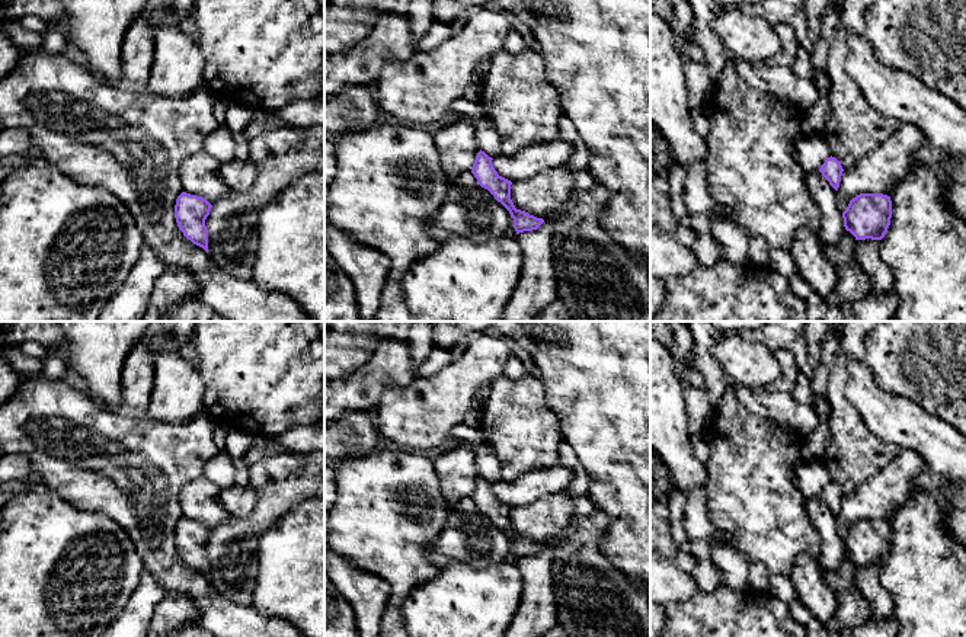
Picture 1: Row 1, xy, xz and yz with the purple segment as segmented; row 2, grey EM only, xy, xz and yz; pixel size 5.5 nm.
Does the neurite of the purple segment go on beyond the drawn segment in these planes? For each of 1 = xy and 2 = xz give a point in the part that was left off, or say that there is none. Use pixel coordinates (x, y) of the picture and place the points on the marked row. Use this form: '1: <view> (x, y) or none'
1: none
2: none

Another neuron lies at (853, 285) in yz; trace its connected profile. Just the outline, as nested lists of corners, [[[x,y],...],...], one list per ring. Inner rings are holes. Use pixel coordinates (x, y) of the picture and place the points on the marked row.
[[[845,230],[838,241],[822,243],[822,247],[838,275],[837,288],[826,301],[832,305],[855,305],[871,292],[869,278],[855,260],[855,237]]]

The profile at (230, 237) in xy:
[[[284,125],[265,131],[249,141],[249,160],[258,169],[255,186],[247,192],[233,195],[215,202],[205,220],[208,230],[208,255],[217,268],[249,279],[259,243],[259,215],[263,205],[272,201],[285,186],[297,179],[317,172],[324,166],[324,127],[297,128]]]

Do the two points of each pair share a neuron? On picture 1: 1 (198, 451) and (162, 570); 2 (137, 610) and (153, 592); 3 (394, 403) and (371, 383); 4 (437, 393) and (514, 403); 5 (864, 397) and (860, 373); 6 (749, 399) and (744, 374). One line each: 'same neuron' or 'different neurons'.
1: same neuron
2: same neuron
3: different neurons
4: different neurons
5: same neuron
6: different neurons

